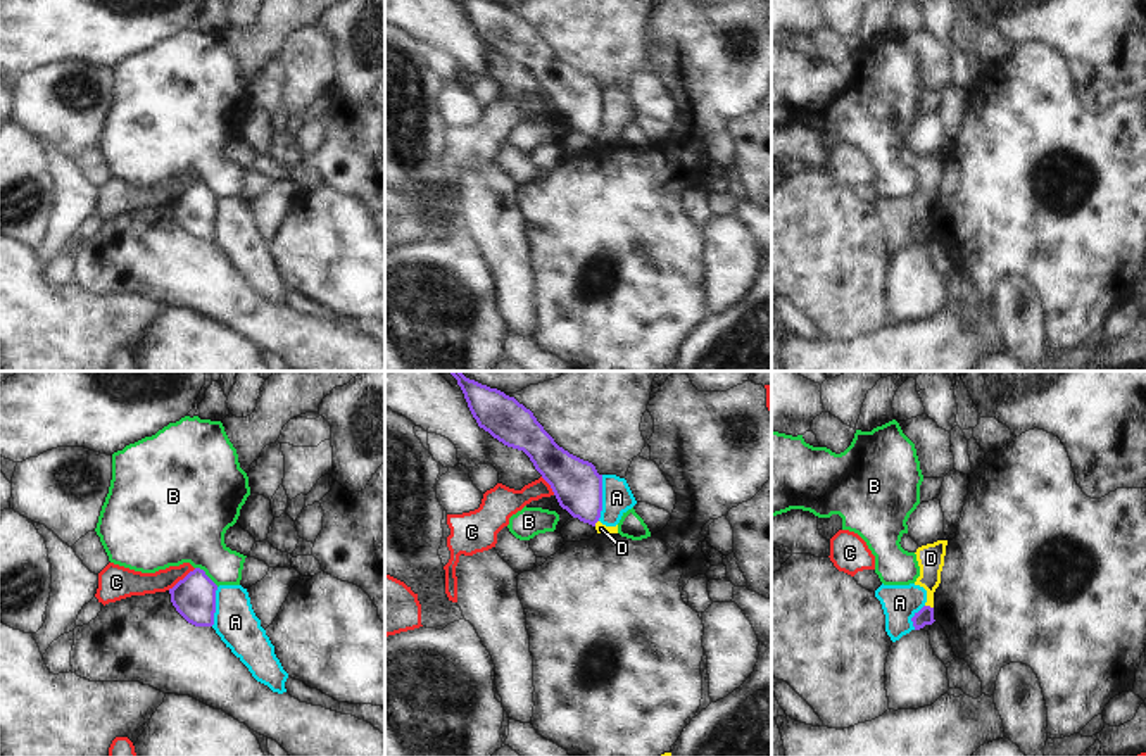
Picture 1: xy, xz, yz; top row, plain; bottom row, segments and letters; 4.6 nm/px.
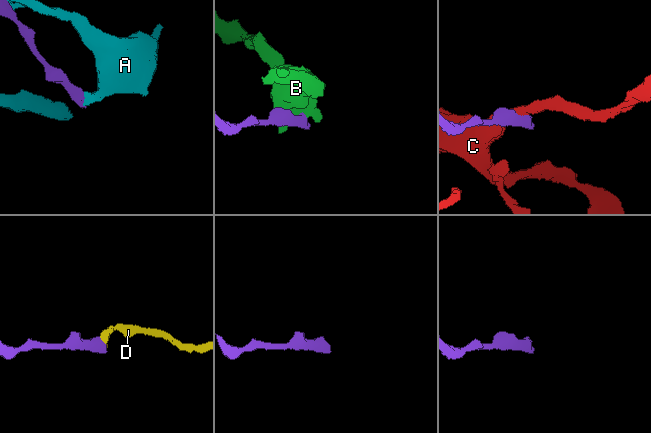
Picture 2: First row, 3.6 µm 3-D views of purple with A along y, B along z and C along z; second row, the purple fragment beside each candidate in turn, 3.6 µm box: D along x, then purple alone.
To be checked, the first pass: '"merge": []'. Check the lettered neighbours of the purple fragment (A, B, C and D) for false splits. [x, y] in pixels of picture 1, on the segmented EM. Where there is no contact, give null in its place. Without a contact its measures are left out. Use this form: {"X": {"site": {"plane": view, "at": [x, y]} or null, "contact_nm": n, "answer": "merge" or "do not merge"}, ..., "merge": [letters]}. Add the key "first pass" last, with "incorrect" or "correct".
{"A": {"site": {"plane": "xz", "at": [601, 497]}, "contact_nm": 220, "answer": "do not merge"}, "B": {"site": {"plane": "xy", "at": [206, 575]}, "contact_nm": 140, "answer": "do not merge"}, "C": {"site": {"plane": "xy", "at": [183, 579]}, "contact_nm": 170, "answer": "do not merge"}, "D": {"site": {"plane": "yz", "at": [929, 606]}, "contact_nm": 40, "answer": "do not merge"}, "merge": [], "first pass": "correct"}

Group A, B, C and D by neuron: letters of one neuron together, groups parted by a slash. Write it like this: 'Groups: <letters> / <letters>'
Groups: A D / B / C.

